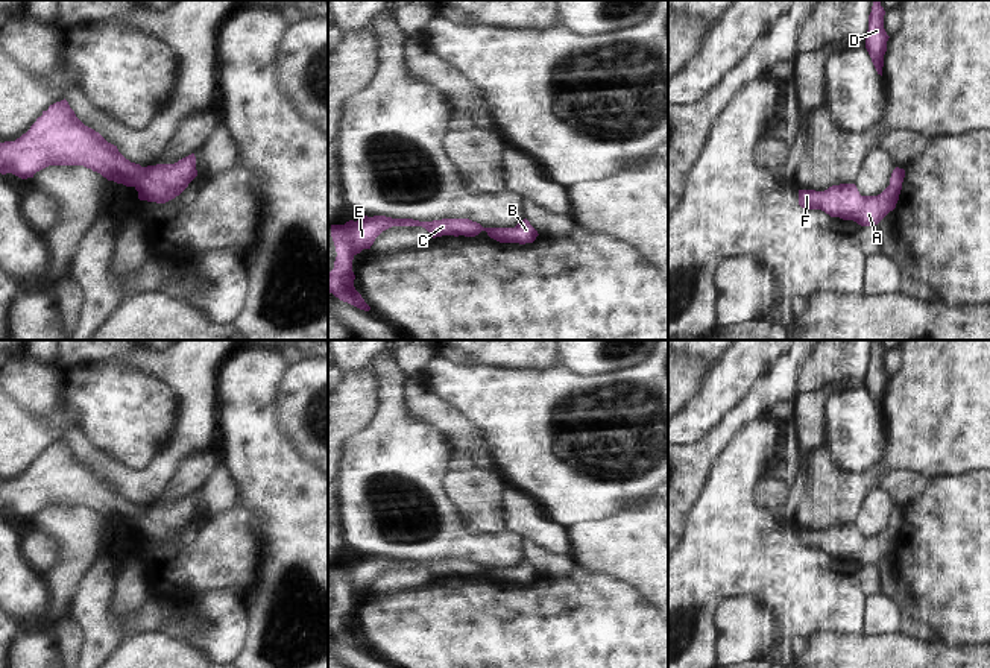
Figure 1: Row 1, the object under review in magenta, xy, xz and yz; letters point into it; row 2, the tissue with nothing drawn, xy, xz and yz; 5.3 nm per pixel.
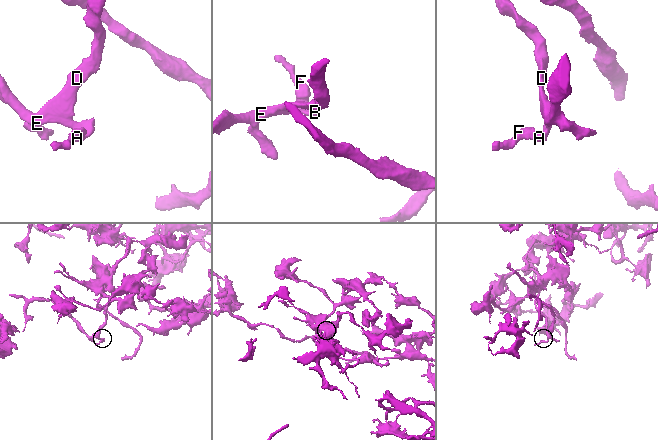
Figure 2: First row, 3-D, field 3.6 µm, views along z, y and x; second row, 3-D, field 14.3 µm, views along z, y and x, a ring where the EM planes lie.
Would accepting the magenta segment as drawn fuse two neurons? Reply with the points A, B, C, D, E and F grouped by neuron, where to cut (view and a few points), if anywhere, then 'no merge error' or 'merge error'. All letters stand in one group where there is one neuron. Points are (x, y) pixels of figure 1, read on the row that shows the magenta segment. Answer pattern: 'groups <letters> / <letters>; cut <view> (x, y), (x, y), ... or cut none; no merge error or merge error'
groups A B C D E F; cut none; no merge error

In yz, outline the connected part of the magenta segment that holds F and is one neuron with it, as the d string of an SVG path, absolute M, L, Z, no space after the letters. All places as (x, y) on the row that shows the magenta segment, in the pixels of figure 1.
M896 167L890 185L878 196L861 196L855 184L832 185L824 191L799 190L799 205L821 210L831 217L853 220L861 226L878 225L896 208L905 170Z

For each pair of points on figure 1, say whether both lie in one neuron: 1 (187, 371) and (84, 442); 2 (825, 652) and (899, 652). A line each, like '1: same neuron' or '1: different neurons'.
1: same neuron
2: same neuron

